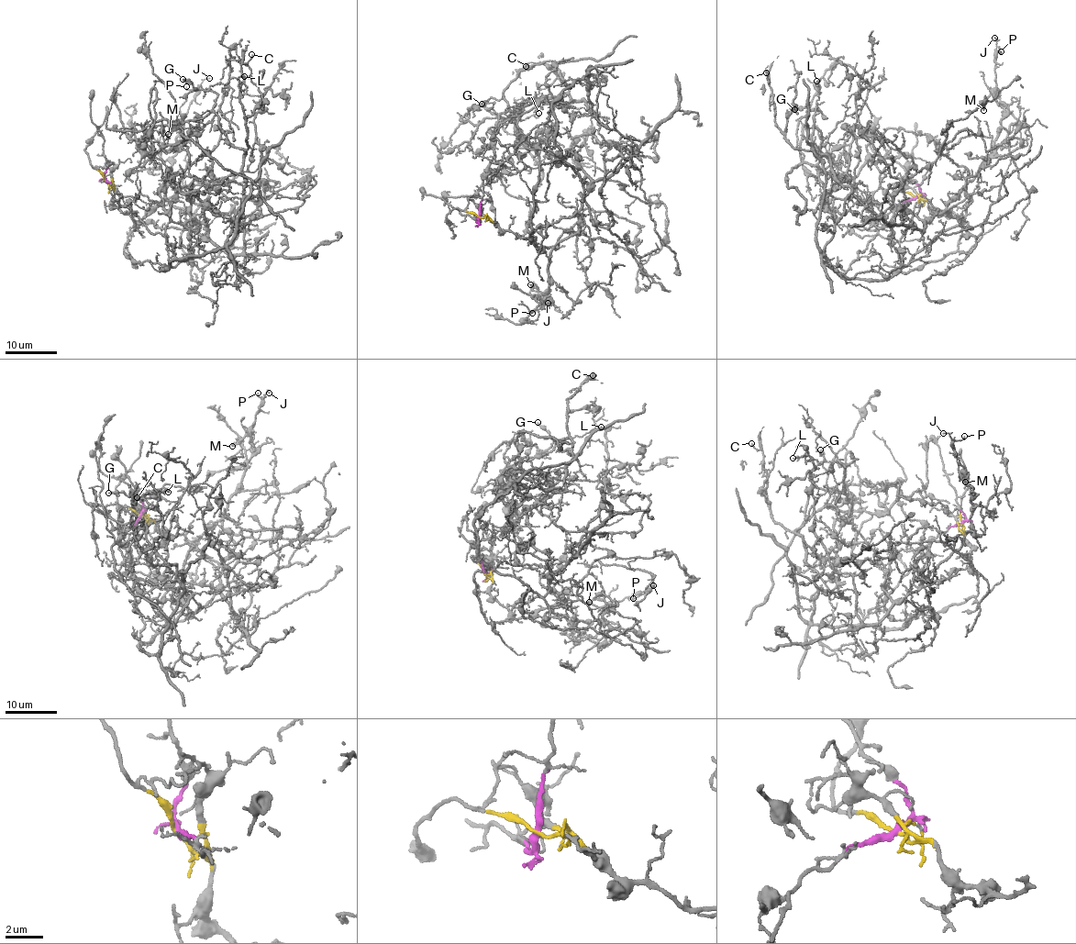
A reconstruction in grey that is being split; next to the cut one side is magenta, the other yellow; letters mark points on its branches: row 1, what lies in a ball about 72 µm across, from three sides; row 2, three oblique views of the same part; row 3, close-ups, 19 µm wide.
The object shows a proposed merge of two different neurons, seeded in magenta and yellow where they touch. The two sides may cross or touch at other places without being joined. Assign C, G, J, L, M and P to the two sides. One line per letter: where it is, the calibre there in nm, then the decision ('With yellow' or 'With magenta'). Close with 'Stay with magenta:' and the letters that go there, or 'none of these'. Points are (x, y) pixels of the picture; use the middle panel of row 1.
C: Place: (526, 66). Thickness 150 nm. With magenta
G: Place: (482, 104). Thickness 180 nm. With magenta
J: Place: (548, 303). Thickness 100 nm. With yellow
L: Place: (538, 113). Thickness 150 nm. With magenta
M: Place: (530, 284). Thickness 170 nm. With yellow
P: Place: (532, 313). Thickness 150 nm. With yellow
Stay with magenta: C, G, L

